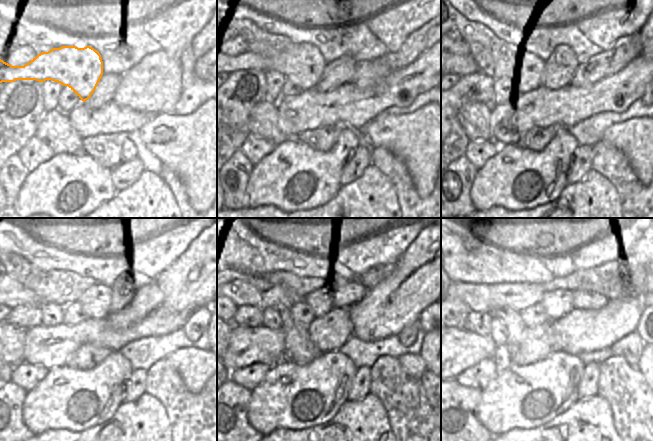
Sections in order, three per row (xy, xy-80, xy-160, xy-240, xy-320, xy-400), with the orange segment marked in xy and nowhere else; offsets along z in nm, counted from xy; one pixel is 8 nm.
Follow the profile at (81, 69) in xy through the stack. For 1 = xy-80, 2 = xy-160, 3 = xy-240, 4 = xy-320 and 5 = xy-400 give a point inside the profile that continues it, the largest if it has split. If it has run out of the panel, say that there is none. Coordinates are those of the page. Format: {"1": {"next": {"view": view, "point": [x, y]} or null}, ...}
{"1": {"next": {"view": "xy-80", "point": [302, 64]}}, "2": {"next": {"view": "xy-160", "point": [529, 64]}}, "3": {"next": {"view": "xy-240", "point": [95, 300]}}, "4": {"next": {"view": "xy-320", "point": [319, 301]}}, "5": {"next": {"view": "xy-400", "point": [556, 303]}}}

